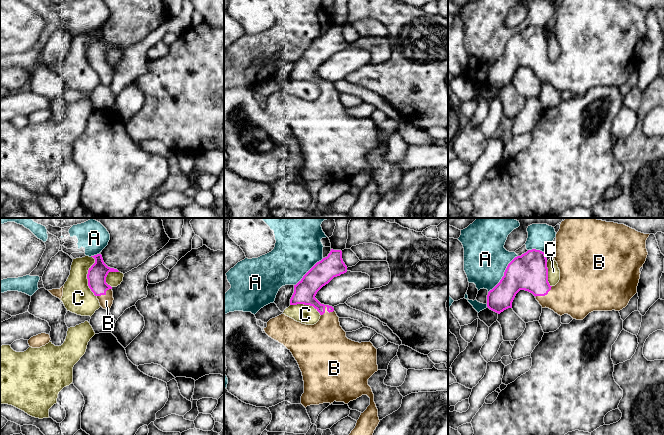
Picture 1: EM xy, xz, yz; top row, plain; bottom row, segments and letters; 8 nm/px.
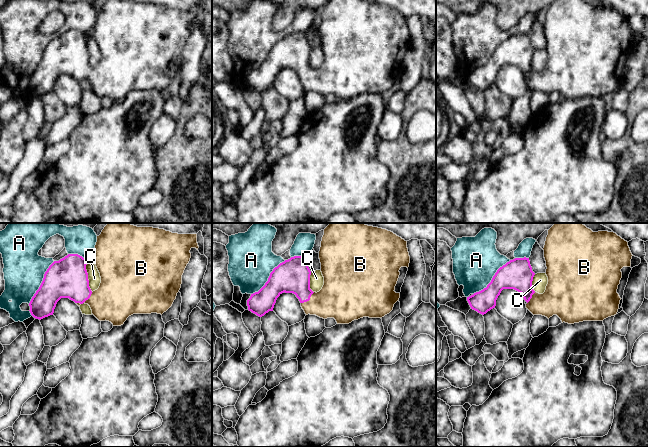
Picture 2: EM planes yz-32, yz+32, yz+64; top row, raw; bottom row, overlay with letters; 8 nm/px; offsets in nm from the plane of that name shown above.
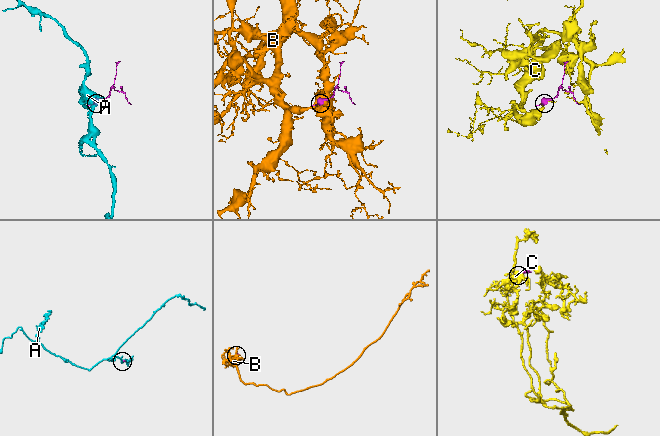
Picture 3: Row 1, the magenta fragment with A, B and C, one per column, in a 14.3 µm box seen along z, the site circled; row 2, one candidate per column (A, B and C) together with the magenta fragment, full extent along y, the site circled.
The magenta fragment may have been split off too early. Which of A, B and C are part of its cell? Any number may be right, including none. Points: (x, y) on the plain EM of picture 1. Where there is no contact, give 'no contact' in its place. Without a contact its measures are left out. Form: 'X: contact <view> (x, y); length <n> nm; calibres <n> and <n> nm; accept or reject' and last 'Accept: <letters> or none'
A: contact yz (504, 50); length 380 nm; calibres 300 and 360 nm; reject
B: contact xz (327, 86); length 110 nm; calibres 180 and 320 nm; accept
C: contact xy (87, 52); length 340 nm; calibres 150 and 240 nm; reject
Accept: B

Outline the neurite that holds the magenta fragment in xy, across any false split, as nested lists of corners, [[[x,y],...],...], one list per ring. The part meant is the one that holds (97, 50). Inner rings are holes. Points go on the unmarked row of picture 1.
[[[101,30],[91,32],[95,35],[95,39],[89,44],[87,55],[88,62],[99,76],[103,85],[110,86],[113,80],[112,63],[106,59],[106,53],[109,48],[119,48],[117,45],[108,43]]]

